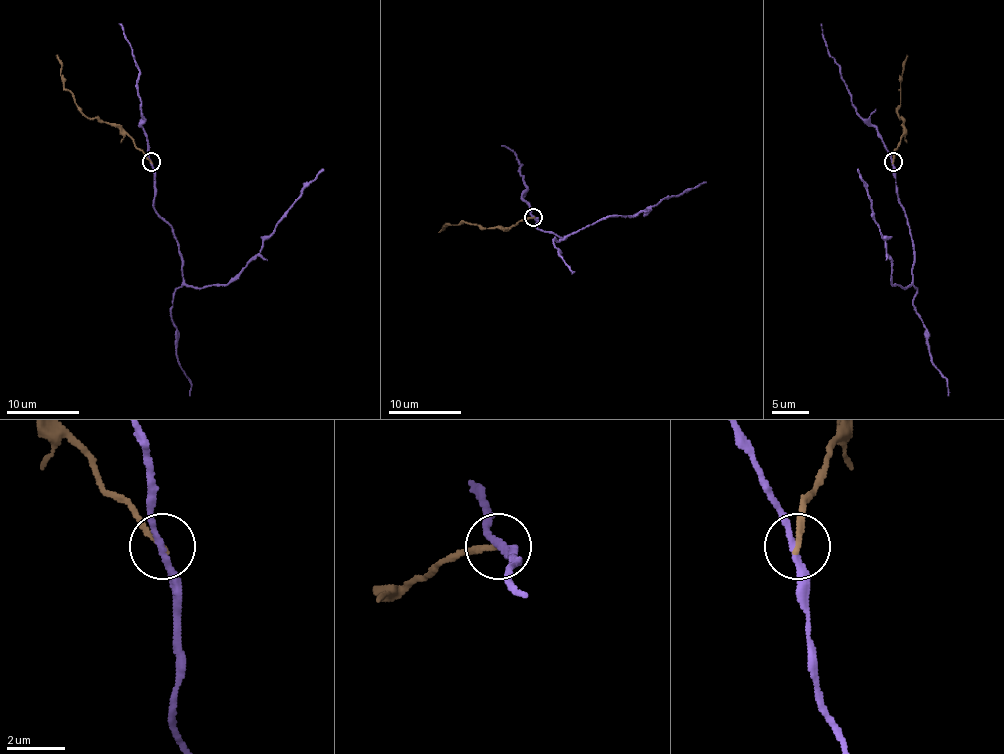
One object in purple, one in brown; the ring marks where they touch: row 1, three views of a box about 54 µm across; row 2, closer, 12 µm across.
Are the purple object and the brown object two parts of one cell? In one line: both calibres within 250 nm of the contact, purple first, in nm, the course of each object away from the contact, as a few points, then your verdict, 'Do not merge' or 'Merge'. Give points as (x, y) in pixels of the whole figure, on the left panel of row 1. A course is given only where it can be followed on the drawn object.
Thickness 200 nm (purple) against 190 nm. Course of purple: (151, 162), (153, 206), (173, 233), (182, 279), (199, 288), (228, 283), (259, 252), (277, 220), (323, 169). Course of brown: (151, 162), (118, 127), (89, 118), (82, 111), (63, 87), (62, 61), (56, 54). Do not merge

